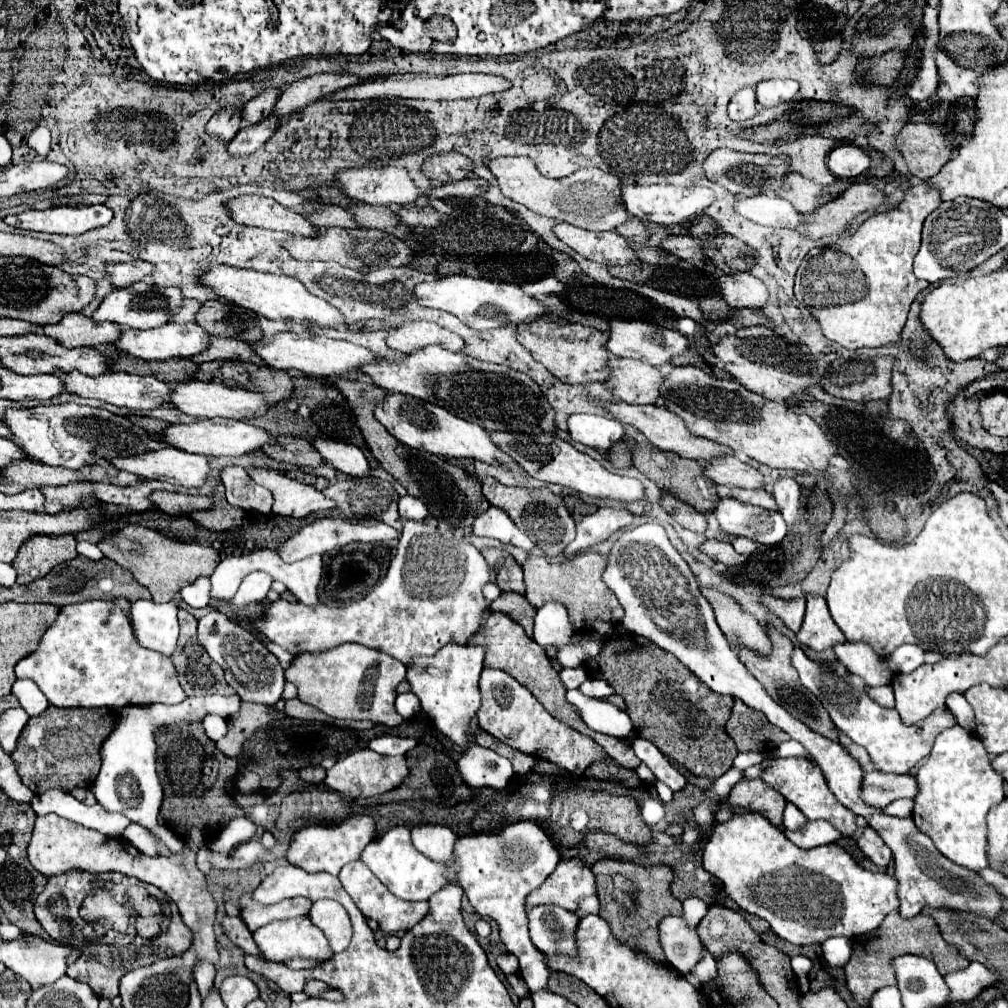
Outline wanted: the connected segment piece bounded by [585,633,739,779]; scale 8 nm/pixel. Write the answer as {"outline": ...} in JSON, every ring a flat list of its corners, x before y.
{"outline":[[625,633,621,643,625,651,617,655,617,645,611,639,605,639,599,657,589,661,585,669,589,671,589,677,607,681,615,693,625,699,625,711,633,721,635,733,699,777,715,779,729,771,739,753,735,741,731,741,725,731,735,699,711,691,695,673,683,667,679,659,655,647,649,639]]}

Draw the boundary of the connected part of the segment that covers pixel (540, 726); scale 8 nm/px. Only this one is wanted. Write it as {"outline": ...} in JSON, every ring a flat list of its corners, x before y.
{"outline":[[485,669,481,673,479,691,481,691,481,707,477,711,479,725,483,731,497,737,505,745,511,745,513,749,533,755,537,759,551,761,575,775,581,775,596,761,610,759,603,748,590,737,551,717,541,707,541,703,509,673,497,669]]}

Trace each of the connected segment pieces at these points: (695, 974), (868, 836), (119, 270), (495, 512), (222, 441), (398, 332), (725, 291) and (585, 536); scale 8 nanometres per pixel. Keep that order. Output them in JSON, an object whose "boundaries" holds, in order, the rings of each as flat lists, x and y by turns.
{"boundaries":[[[705,953,701,963,697,963,697,967,685,978,687,981,691,981,691,985,695,989,699,989,703,983,709,983,711,979,715,979,715,975,717,975,717,963,715,963,715,959,709,953]],[[867,827,865,833,857,839,857,847,859,847,859,849,863,851,863,855,865,855,867,859,871,859,877,867,887,867,889,861,891,861,891,849,883,843,881,835,879,835,875,829,871,829,871,827]],[[129,261,129,263,109,263,107,273,115,287,131,287,137,281,149,281,153,275,153,263]],[[489,507,473,523,473,533,479,537,491,537,505,545,515,545,531,553,533,541,509,519,509,515,497,507]],[[215,417,215,419,203,419,197,423,189,423,189,425,169,425,165,429,165,441,187,453,199,453,199,455,209,455,209,457,239,457,245,453,255,453,263,445,269,445,269,443,273,445,277,437,245,421]],[[429,321,403,323,401,327,391,329,387,335,387,345,401,353,419,351,419,347,429,347,429,345,439,345,449,351,463,351,465,347,459,335]],[[739,271,723,275,719,279,719,289,723,299,735,309,763,309,771,297,767,285,761,279]],[[599,509,593,515,583,517,577,525,577,537,563,551,565,555,581,553,605,539,609,539,615,531,629,527,633,523,633,515,627,509]]]}

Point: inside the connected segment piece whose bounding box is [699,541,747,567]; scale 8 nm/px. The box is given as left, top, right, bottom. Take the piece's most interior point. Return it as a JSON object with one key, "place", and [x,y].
{"place":[719,551]}

